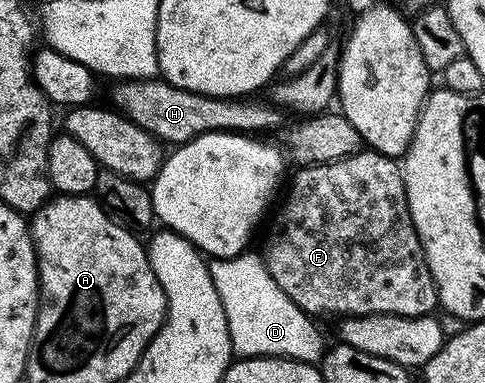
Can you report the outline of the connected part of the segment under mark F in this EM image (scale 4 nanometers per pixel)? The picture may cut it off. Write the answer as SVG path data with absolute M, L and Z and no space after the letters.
M361 148L359 153L351 153L349 157L343 157L337 161L331 161L325 165L306 165L295 170L292 177L292 186L288 189L288 198L280 209L280 214L272 221L272 230L268 233L268 242L264 245L262 256L264 265L270 271L274 283L294 299L294 303L304 313L313 318L320 319L323 313L337 313L337 318L365 317L366 315L398 315L399 317L426 317L435 310L438 305L436 284L430 275L428 260L424 258L424 248L420 242L418 231L412 222L408 196L404 186L404 170L393 158L376 152L375 149Z

